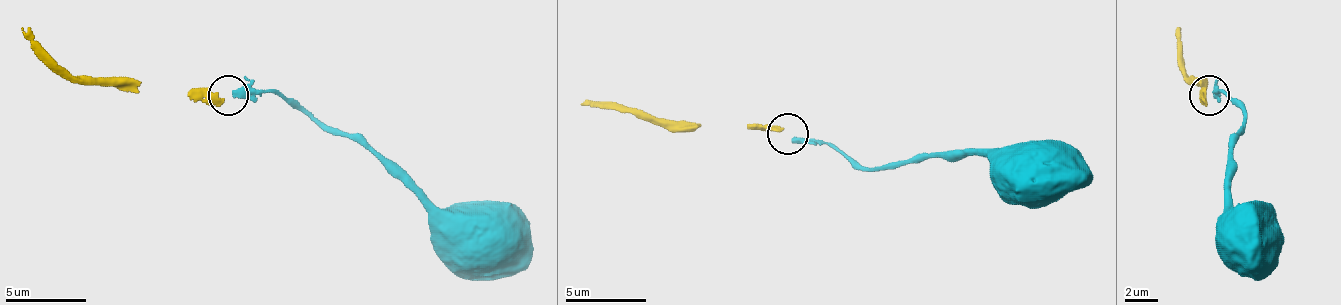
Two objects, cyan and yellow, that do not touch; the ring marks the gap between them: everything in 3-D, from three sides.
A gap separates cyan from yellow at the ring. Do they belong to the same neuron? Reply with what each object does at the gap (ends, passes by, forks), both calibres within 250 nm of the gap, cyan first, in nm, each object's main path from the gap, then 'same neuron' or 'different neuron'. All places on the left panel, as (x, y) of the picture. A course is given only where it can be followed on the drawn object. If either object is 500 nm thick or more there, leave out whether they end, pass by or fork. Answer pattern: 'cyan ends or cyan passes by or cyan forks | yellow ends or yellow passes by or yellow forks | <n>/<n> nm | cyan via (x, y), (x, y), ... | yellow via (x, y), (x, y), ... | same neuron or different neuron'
cyan ends | yellow ends | 400/360 nm | cyan via (233, 95), (278, 91), (314, 115), (366, 139), (475, 240) | yellow via (225, 99), (76, 83), (23, 26) | different neuron

